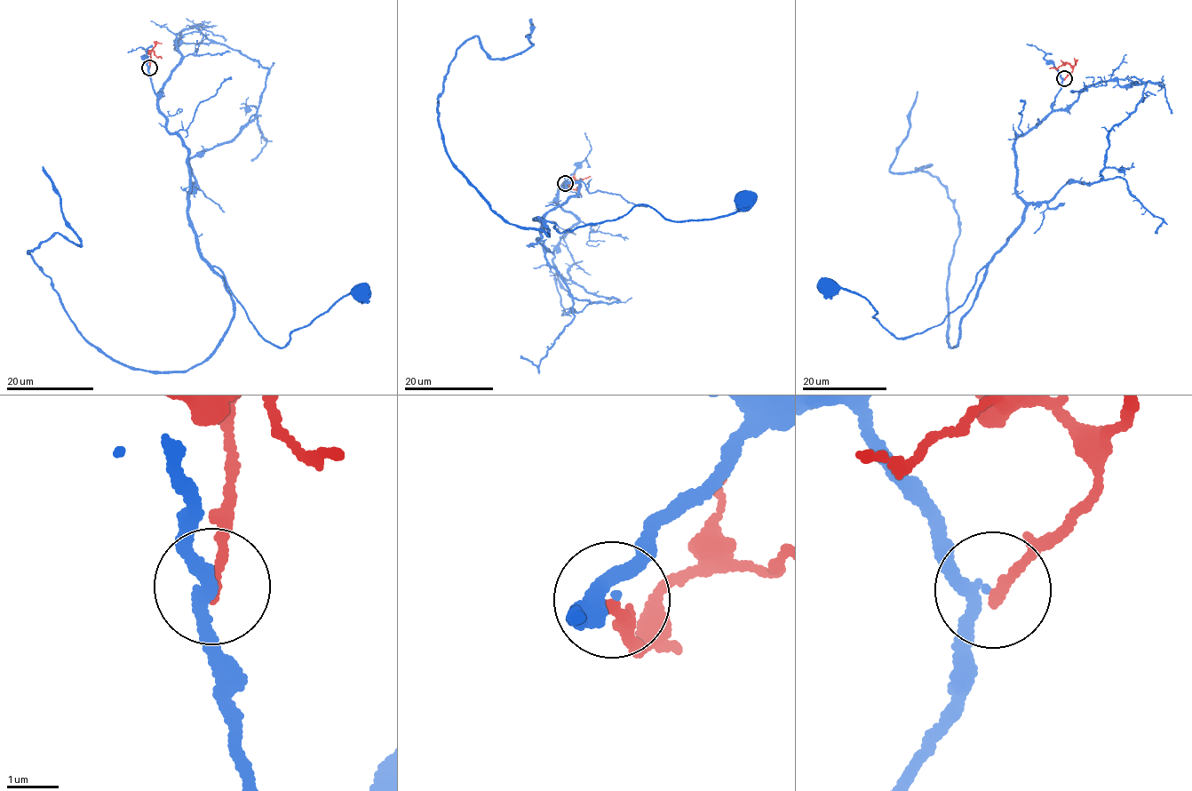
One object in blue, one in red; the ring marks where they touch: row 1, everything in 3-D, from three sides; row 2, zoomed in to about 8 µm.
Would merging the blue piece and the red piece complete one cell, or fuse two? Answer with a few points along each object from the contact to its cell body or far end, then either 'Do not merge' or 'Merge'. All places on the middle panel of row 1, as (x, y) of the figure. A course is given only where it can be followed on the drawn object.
Course of blue: (566, 182), (576, 195), (533, 220), (560, 233), (641, 204), (673, 221), (744, 202). Course of red: (566, 182), (568, 187), (573, 179), (590, 176). Do not merge

